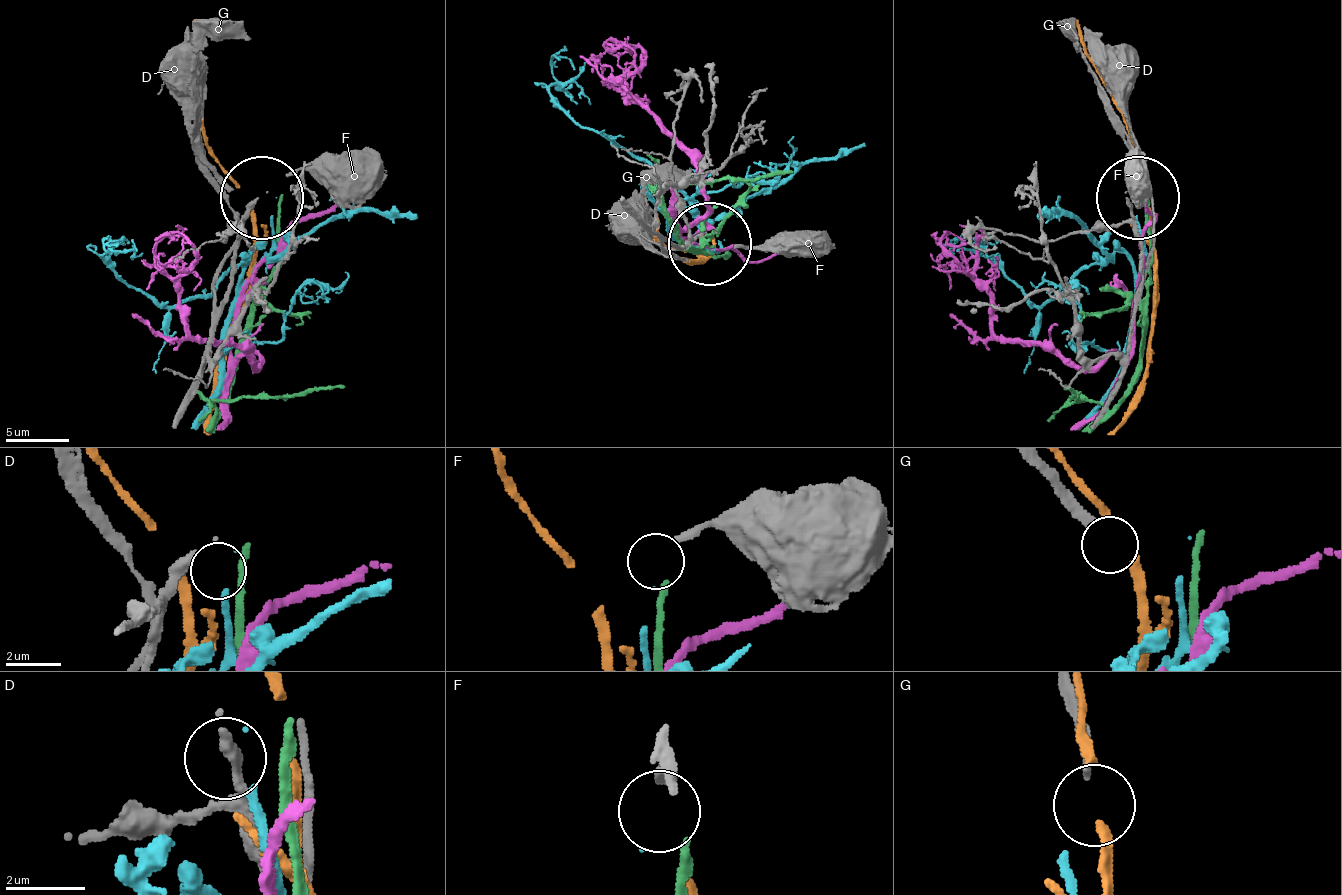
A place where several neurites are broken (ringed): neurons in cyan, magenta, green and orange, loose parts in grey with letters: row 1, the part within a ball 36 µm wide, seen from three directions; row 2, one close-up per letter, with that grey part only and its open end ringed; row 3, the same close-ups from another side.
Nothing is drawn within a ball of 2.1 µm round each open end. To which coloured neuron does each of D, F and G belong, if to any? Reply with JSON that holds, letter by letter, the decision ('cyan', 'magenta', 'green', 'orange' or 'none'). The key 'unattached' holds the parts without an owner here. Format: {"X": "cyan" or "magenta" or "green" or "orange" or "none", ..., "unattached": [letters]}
{"D": "none", "F": "cyan", "G": "none", "unattached": ["D", "G"]}

